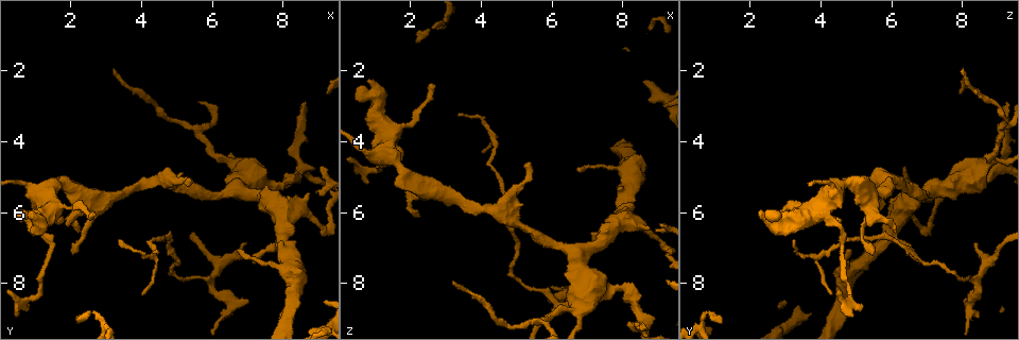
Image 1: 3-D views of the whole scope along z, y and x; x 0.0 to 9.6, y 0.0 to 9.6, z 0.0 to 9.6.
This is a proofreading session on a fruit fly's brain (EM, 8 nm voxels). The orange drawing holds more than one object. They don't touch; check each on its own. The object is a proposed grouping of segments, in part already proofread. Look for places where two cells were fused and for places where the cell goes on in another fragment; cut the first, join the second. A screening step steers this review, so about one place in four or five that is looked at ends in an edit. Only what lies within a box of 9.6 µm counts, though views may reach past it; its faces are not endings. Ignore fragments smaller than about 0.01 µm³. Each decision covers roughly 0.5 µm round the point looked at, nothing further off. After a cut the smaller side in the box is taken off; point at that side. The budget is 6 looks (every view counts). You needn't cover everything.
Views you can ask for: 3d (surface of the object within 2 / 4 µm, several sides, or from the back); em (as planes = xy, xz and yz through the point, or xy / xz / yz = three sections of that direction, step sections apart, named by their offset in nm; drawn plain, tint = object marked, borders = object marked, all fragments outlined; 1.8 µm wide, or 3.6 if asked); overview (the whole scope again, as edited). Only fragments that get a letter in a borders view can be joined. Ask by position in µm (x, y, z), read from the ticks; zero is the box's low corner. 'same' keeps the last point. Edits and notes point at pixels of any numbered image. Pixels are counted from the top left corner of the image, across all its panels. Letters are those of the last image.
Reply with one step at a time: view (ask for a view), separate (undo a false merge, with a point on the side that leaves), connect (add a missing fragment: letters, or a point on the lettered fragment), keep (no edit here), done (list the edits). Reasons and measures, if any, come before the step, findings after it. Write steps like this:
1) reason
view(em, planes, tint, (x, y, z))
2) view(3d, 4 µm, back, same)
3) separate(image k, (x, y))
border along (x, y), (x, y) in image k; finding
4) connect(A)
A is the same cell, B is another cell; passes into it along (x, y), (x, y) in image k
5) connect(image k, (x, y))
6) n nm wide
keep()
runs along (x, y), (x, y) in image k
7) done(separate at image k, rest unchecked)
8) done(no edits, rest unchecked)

an open end
view(em, xy, step 8, borders, (2.20, 9.05, 1.20))

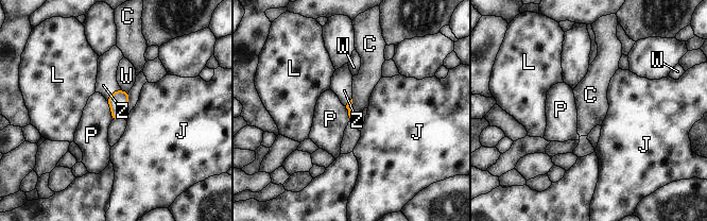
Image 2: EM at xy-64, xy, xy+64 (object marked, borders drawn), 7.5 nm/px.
connect(Z)
Z is the same cell, C, J, L, P and W are other cells; passes into it along (118, 101), (114, 92), (106, 84) in image 2; it goes on there

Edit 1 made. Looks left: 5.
an open end
view(3d, 4 µm, (5.30, 5.10, 4.55))

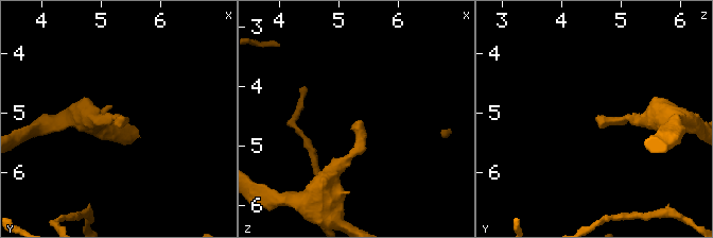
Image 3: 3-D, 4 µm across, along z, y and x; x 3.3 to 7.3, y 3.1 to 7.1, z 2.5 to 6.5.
view(em, xz, step 8, tint, (5.30, 5.05, 4.60))

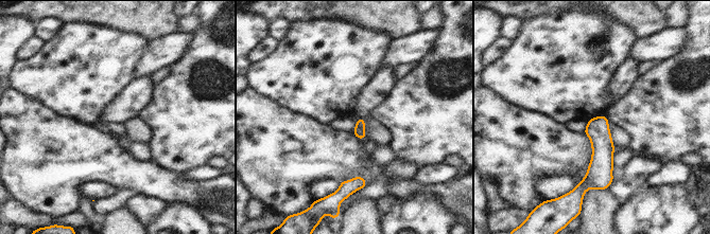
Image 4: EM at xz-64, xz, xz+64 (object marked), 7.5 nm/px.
view(em, planes, borders, same)

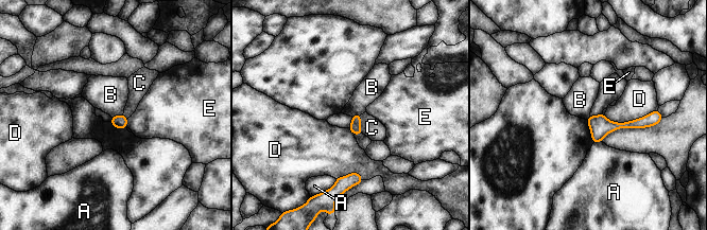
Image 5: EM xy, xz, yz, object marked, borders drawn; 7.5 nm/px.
keep()
A, B, C, D and E are other cells; none of them fits

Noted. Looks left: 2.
done(connect at image 2, rest unchecked)

